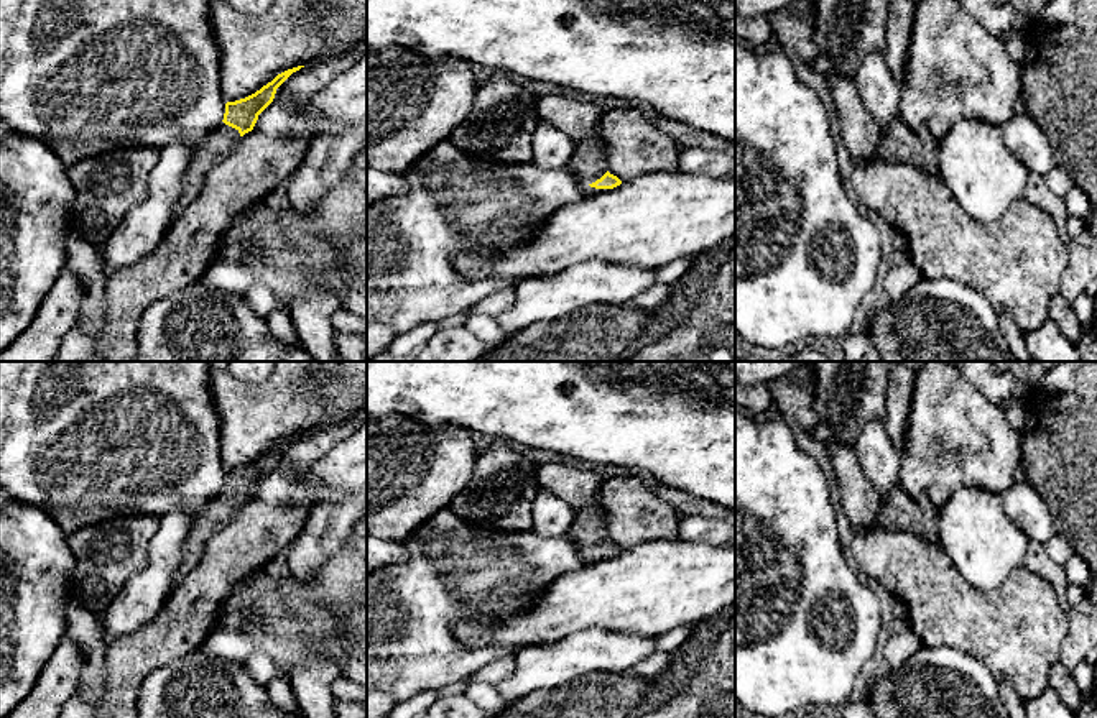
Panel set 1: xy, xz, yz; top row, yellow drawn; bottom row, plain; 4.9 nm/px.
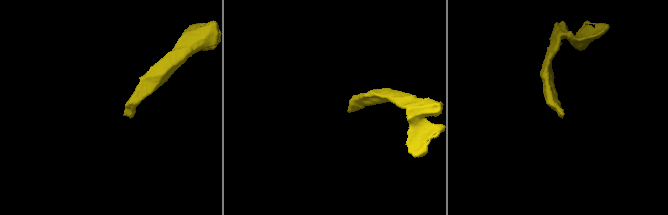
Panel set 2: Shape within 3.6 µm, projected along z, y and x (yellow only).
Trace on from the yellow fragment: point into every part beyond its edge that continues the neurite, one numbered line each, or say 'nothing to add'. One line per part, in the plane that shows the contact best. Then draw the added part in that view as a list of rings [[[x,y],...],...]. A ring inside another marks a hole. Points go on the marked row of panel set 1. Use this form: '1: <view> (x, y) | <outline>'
1: xz (589, 161) | [[[597,133],[576,143],[576,150],[567,168],[577,177],[586,194],[597,191],[590,184],[609,171],[605,145],[600,141]]]

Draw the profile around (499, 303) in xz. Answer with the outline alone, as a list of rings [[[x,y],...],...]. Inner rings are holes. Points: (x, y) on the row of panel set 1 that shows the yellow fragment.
[[[502,289],[490,294],[488,297],[480,299],[475,306],[467,311],[467,315],[485,314],[493,319],[505,314],[515,302],[515,289]]]

